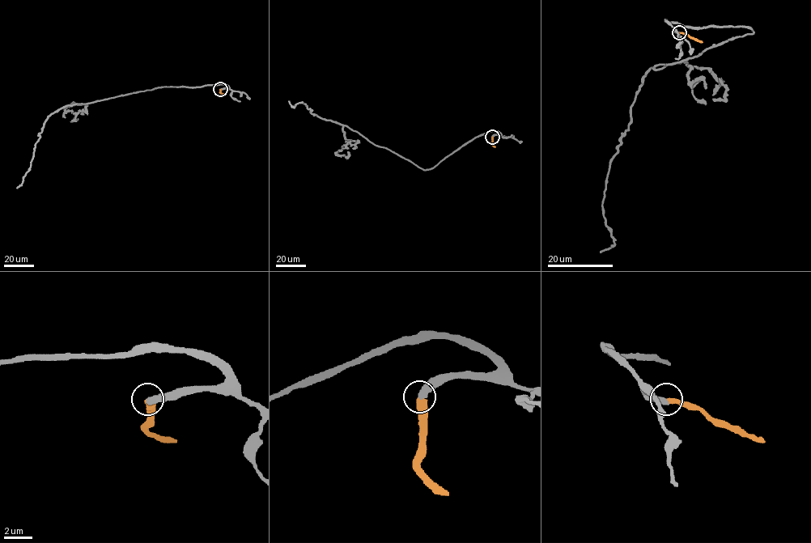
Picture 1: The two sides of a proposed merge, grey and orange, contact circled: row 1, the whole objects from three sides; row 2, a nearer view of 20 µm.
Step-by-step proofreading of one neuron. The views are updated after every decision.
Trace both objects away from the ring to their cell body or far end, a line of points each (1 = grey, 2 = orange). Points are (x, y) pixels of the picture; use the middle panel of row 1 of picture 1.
1: (492, 137), (500, 133), (481, 134), (424, 170), (346, 126), (313, 114), (302, 102), (294, 108), (289, 101)
2: (492, 137), (492, 144), (495, 147)

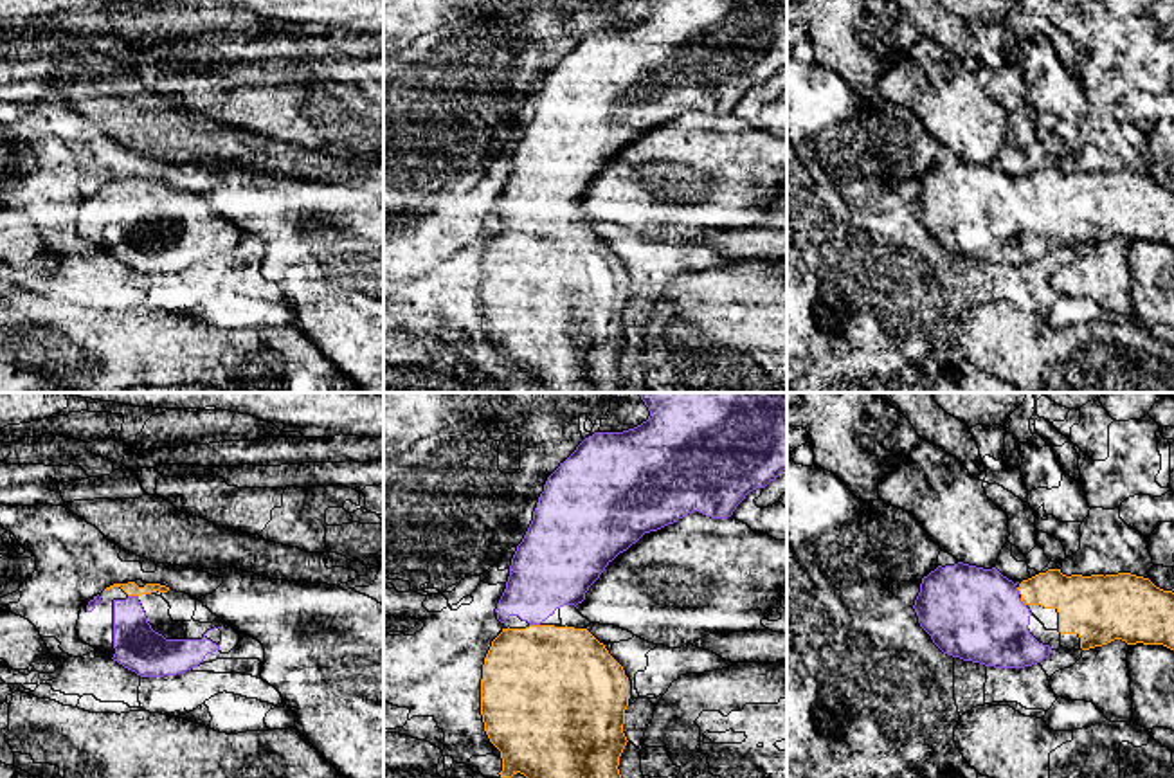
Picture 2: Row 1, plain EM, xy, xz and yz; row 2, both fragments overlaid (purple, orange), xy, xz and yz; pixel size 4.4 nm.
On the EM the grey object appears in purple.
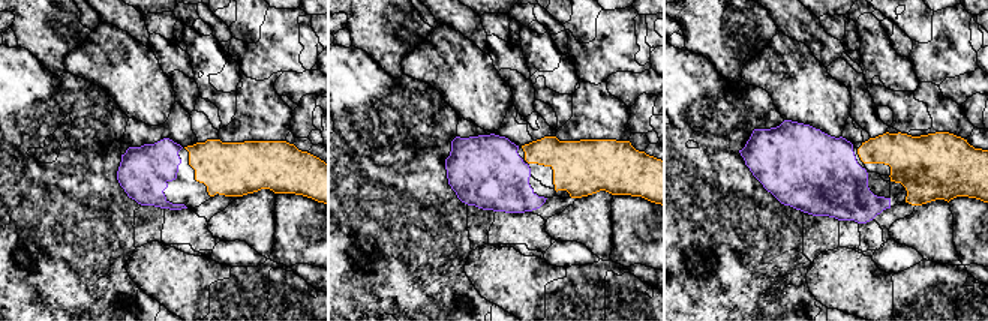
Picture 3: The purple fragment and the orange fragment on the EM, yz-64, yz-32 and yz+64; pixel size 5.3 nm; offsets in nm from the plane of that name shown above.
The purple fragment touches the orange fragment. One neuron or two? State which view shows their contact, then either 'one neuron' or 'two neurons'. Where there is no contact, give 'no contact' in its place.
meets purple in xy; one neuron

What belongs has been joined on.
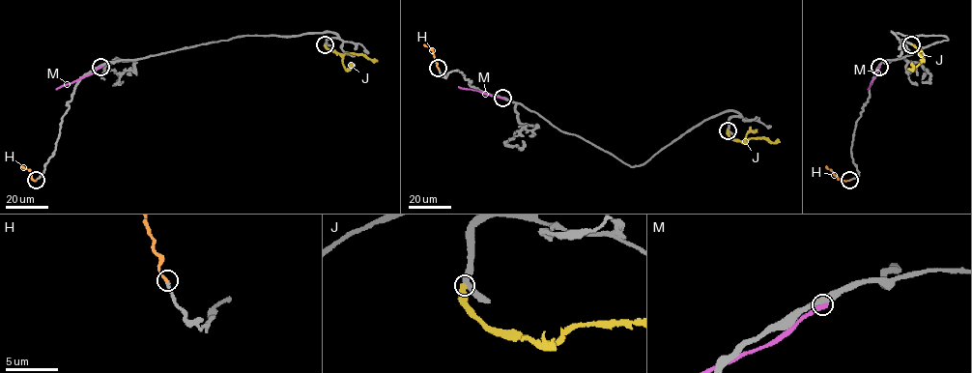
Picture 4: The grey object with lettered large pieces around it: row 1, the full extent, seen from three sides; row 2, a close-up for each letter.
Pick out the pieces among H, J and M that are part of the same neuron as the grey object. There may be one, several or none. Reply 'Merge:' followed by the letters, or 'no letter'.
Merge: H

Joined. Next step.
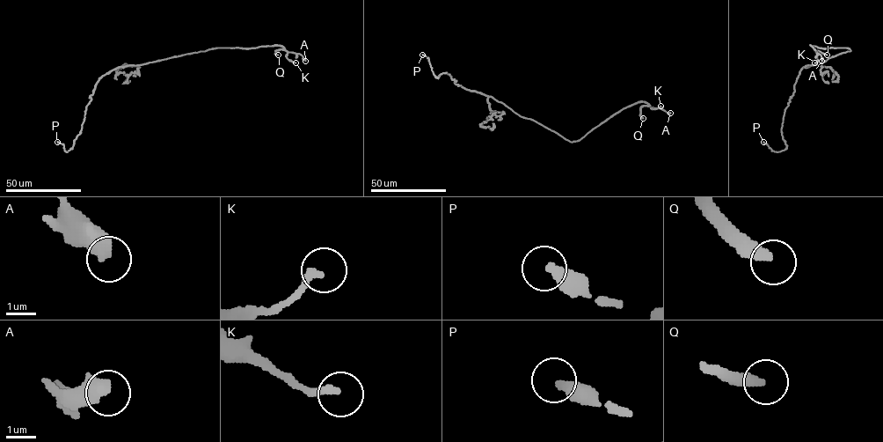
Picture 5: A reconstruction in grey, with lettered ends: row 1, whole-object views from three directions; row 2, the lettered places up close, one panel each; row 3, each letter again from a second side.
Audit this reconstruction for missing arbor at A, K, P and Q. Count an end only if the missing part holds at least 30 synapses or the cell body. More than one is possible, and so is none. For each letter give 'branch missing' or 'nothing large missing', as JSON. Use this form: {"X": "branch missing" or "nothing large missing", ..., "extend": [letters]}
{"A": "nothing large missing", "K": "nothing large missing", "P": "nothing large missing", "Q": "branch missing", "extend": ["Q"]}

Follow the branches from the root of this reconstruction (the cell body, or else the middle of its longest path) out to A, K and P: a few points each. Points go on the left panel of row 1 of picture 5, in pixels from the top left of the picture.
A: (153, 62), (218, 47), (273, 45), (300, 54), (305, 61)
K: (153, 62), (218, 47), (280, 45), (287, 52), (287, 58), (295, 62)
P: (153, 62), (120, 66), (105, 74), (90, 96), (81, 132), (73, 147), (65, 151), (63, 144), (57, 142)

